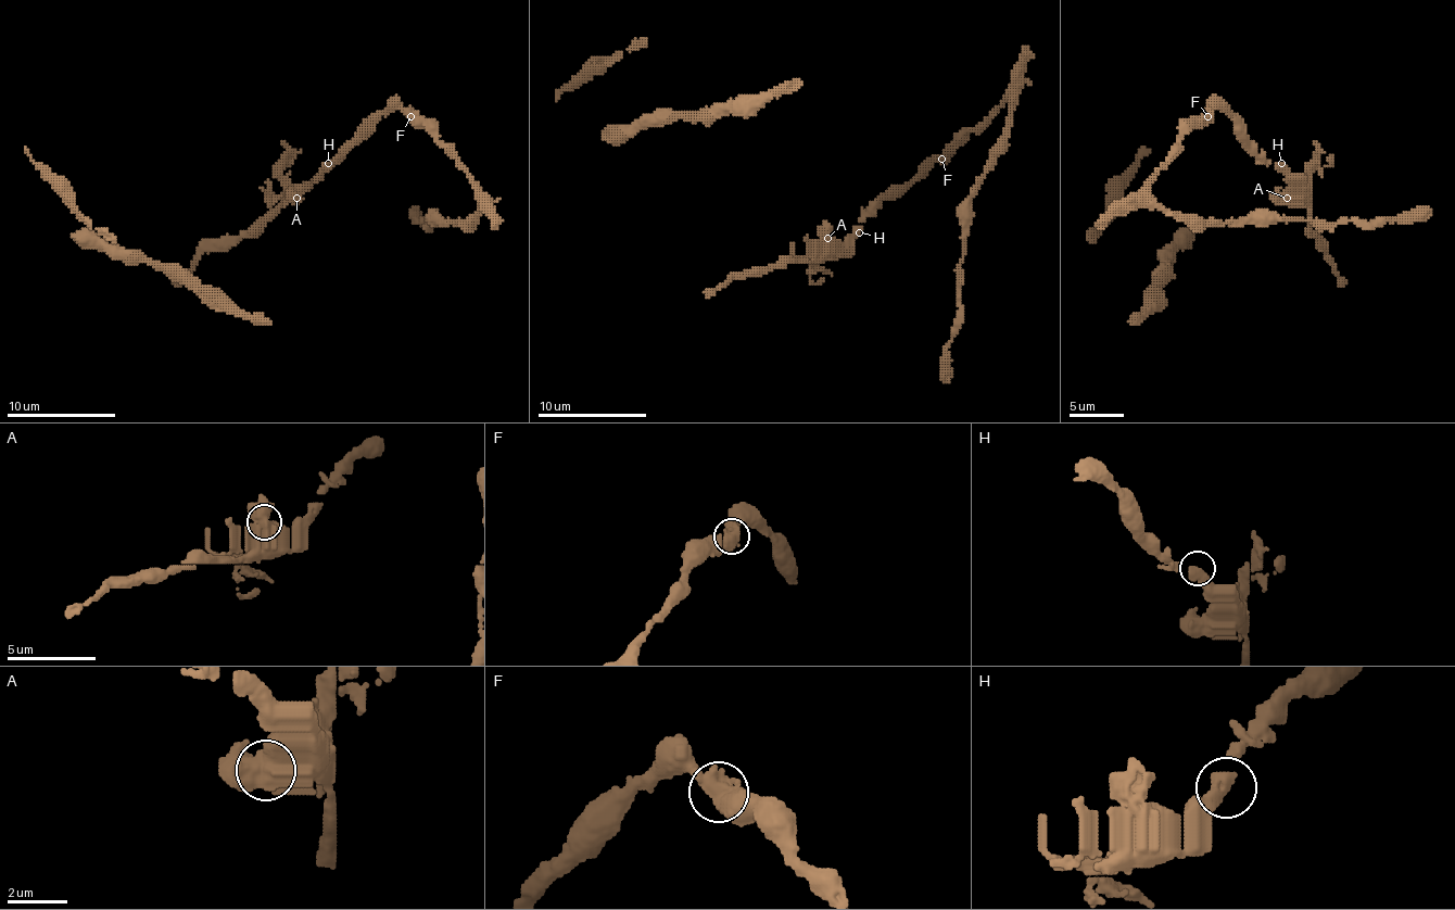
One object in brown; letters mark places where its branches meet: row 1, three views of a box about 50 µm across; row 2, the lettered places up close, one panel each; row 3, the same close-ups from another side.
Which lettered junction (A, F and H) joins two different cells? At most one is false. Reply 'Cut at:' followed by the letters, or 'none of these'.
Cut at: A

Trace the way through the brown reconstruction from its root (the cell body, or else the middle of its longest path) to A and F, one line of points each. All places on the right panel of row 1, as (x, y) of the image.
A: (1278, 168), (1292, 185), (1292, 193), (1287, 199)
F: (1278, 168), (1276, 163), (1267, 163), (1245, 141), (1245, 130), (1229, 114), (1215, 109), (1207, 116)

